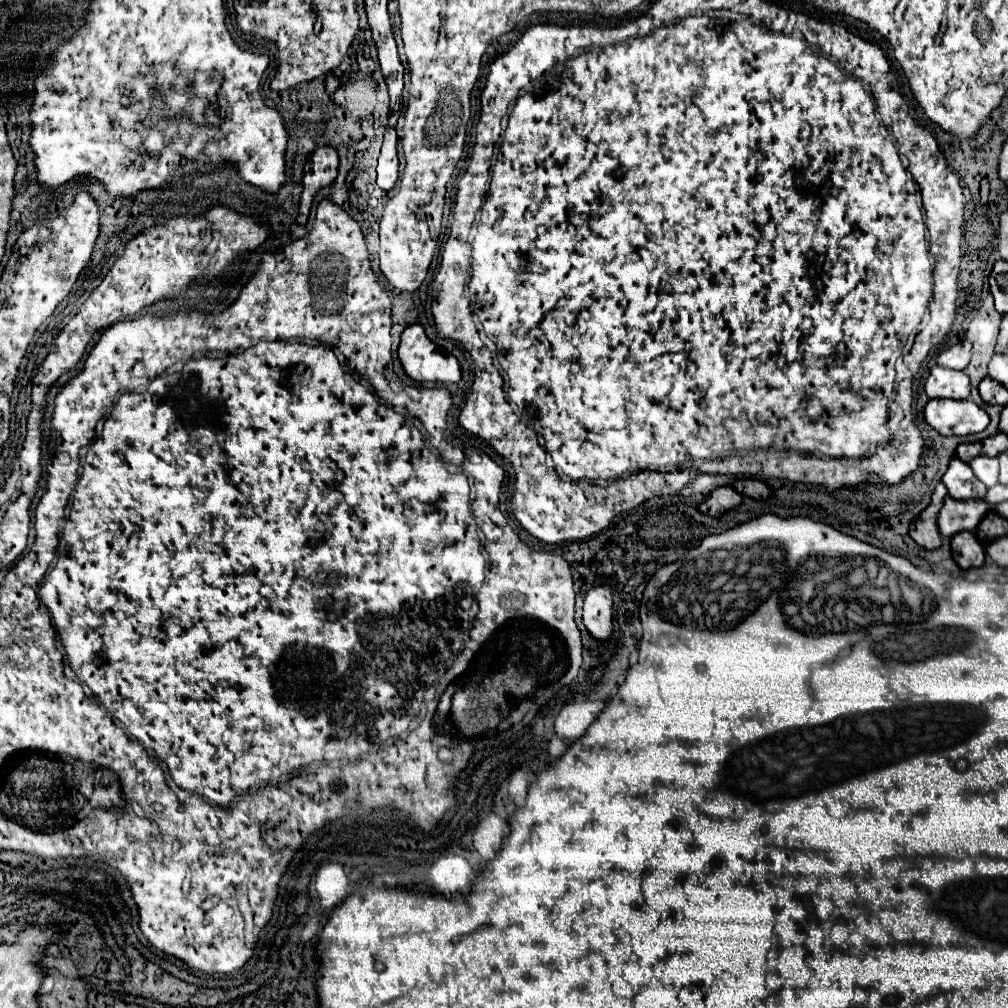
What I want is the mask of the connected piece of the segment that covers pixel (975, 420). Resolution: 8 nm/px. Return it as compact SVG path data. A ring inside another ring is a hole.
M929 400L925 420L943 436L965 436L981 432L989 424L989 414L973 400Z

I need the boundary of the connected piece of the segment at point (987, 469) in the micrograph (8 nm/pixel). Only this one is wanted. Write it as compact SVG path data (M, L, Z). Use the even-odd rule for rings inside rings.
M975 456L971 462L969 462L969 466L973 468L973 472L975 472L975 476L987 486L987 488L991 488L991 486L995 486L999 480L999 462L997 462L997 458L989 458L989 456Z

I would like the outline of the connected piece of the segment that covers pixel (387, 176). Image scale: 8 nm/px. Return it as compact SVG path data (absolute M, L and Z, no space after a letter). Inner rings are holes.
M389 128L385 134L385 142L377 164L377 184L383 190L391 190L399 178L399 160L397 160L395 146L397 146L397 134L393 128Z

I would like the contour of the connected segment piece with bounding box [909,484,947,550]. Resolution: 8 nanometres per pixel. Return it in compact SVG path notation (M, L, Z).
M937 484L935 492L931 496L931 504L911 522L911 530L909 530L911 538L919 546L923 546L927 550L939 548L943 544L943 536L941 536L941 532L937 528L937 514L939 514L939 510L943 506L945 496L947 496L945 484Z

